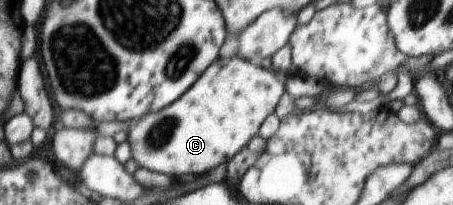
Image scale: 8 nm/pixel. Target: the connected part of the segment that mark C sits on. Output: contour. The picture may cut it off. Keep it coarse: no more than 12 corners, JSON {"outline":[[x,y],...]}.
{"outline":[[220,58],[129,131],[133,159],[204,175],[259,135],[284,81]]}

